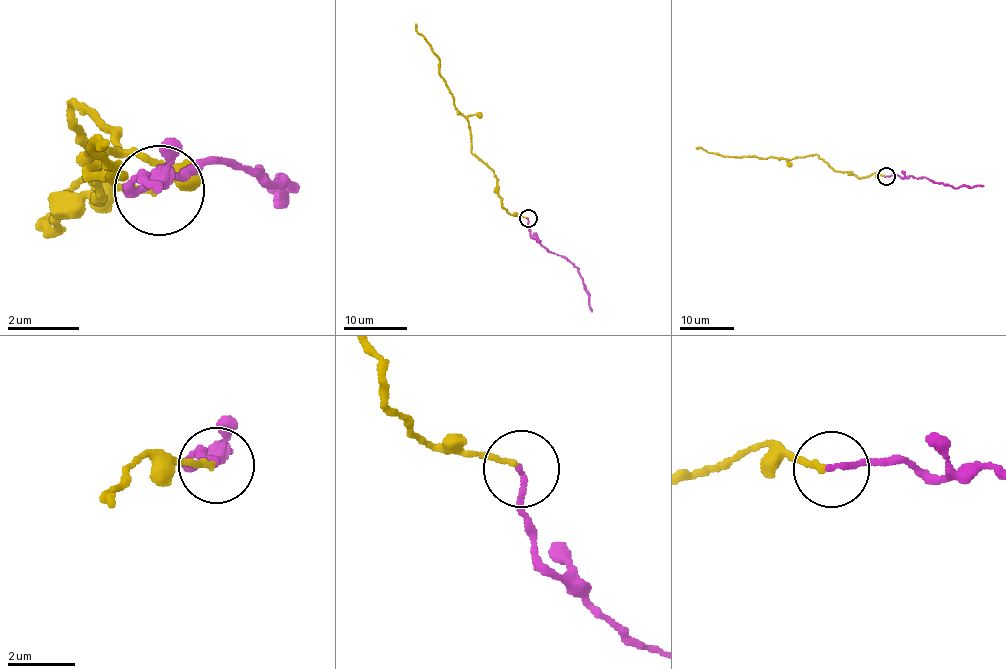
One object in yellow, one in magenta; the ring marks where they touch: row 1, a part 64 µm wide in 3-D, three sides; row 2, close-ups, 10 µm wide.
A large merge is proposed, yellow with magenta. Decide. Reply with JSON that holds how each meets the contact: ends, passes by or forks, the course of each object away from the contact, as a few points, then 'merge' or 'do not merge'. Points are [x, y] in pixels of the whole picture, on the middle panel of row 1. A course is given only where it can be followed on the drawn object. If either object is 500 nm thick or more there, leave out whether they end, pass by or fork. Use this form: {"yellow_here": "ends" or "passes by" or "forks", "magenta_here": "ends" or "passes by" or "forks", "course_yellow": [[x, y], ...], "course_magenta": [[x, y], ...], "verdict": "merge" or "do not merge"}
{"yellow_here": "ends", "magenta_here": "ends", "course_yellow": [[527, 218], [508, 214], [493, 170], [471, 151], [468, 120], [454, 105], [438, 72], [440, 58], [415, 23]], "course_magenta": [[527, 218], [530, 235], [564, 256], [578, 269], [591, 311]], "verdict": "merge"}

